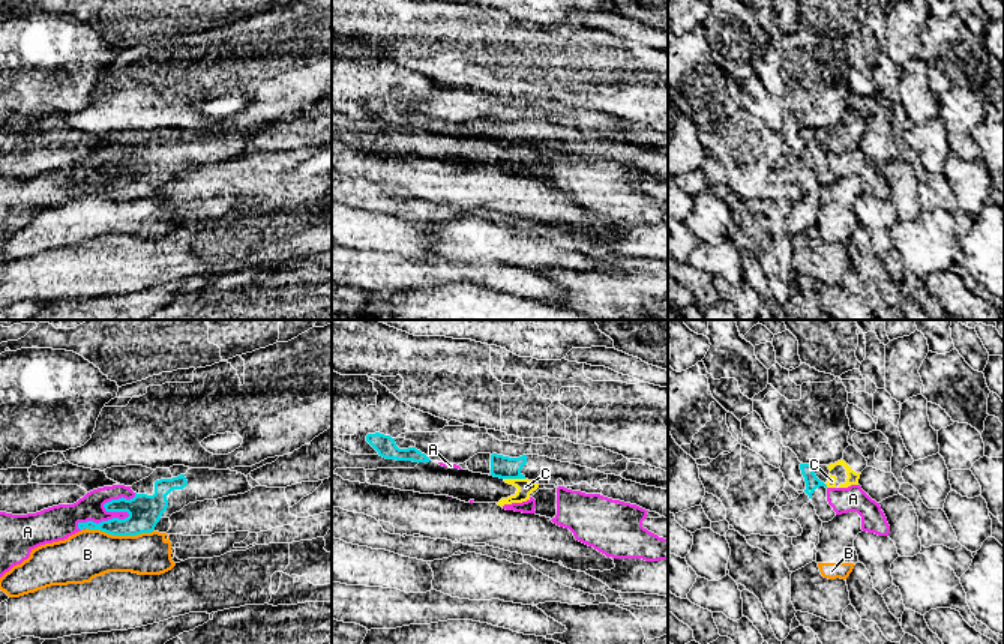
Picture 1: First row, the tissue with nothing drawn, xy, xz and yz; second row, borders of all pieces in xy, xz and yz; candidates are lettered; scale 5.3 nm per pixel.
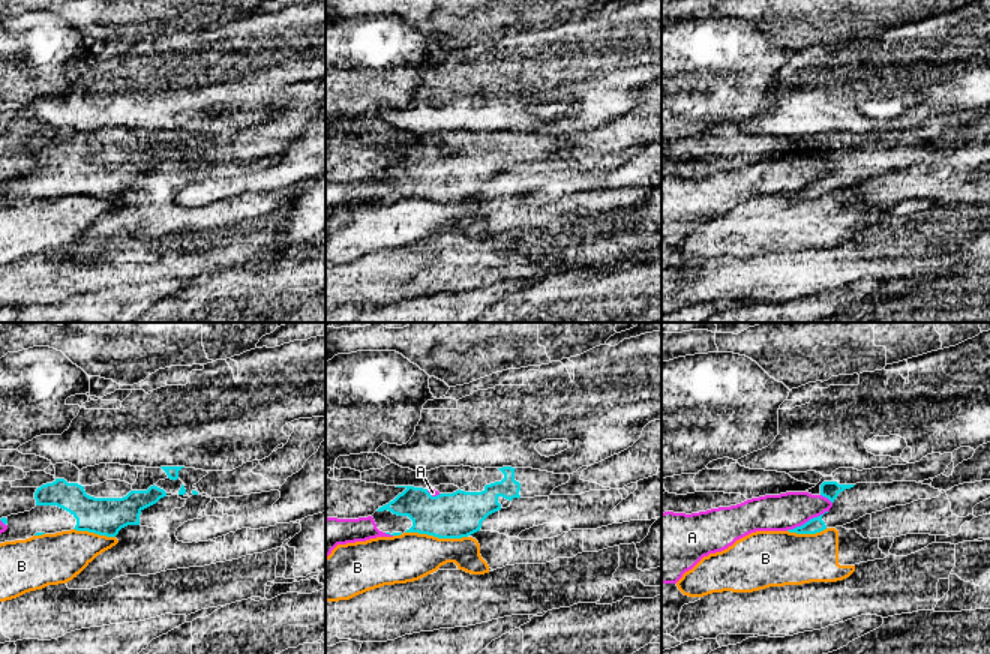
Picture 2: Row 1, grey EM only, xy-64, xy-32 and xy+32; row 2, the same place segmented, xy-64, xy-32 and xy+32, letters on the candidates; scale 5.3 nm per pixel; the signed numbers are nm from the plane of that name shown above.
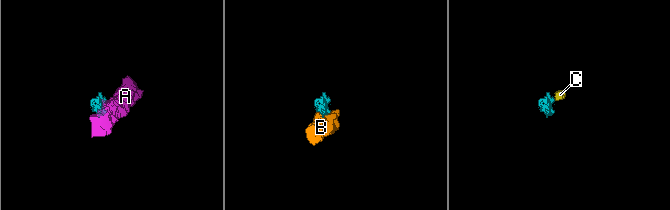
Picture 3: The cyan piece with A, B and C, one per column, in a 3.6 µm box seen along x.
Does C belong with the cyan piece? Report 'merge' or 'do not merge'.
do not merge

